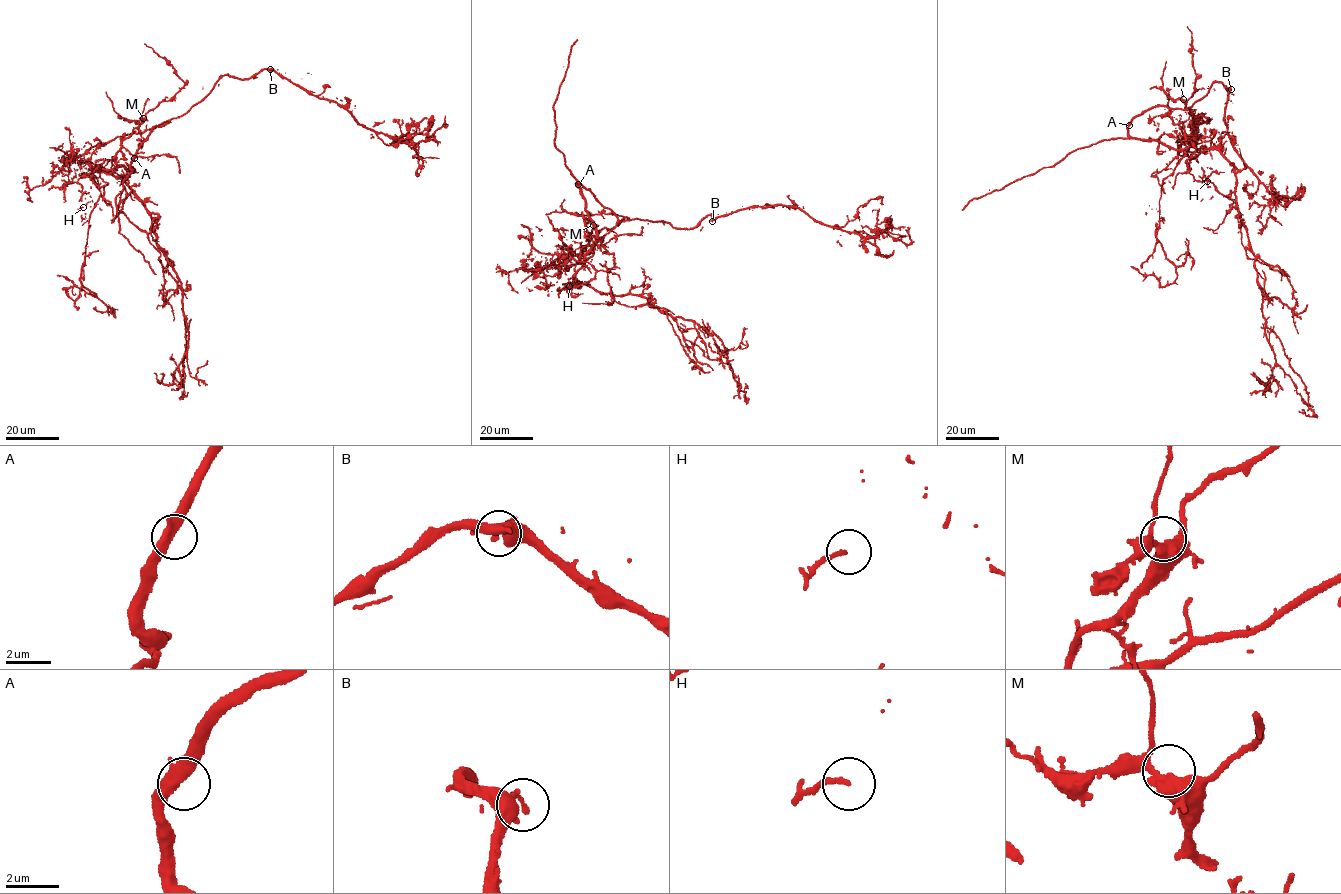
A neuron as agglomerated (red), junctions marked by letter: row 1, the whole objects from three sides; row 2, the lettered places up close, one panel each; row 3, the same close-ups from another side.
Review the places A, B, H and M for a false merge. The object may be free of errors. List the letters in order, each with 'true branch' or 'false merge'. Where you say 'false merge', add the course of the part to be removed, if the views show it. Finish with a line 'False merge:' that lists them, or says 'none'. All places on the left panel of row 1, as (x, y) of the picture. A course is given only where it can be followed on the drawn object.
A: true branch
B: false merge; course (270, 69), (203, 86), (144, 152), (120, 159), (113, 221), (81, 221), (81, 284), (114, 317), (95, 307)
H: true branch
M: true branch
False merge: B

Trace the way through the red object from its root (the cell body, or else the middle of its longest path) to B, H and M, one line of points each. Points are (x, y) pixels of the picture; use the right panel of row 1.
B: (1128, 124), (1152, 107), (1191, 108), (1216, 82), (1229, 93), (1225, 86), (1231, 89)
H: (1128, 124), (1132, 138), (1179, 149), (1194, 146), (1191, 142), (1200, 151), (1189, 162), (1211, 168), (1207, 181)
M: (1128, 124), (1128, 135), (1132, 138), (1155, 139), (1175, 149), (1187, 149), (1195, 142), (1194, 117), (1183, 99)

